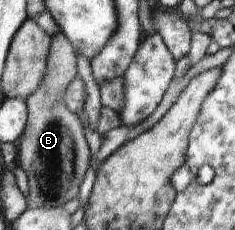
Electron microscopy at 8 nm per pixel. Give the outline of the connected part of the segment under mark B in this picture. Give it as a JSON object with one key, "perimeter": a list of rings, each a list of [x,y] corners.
{"perimeter":[[[60,32],[52,36],[50,51],[46,62],[46,71],[44,72],[39,88],[26,98],[28,108],[28,119],[25,130],[17,142],[18,147],[18,164],[27,172],[29,182],[39,186],[46,198],[49,200],[48,206],[63,207],[66,202],[72,198],[77,198],[79,185],[82,183],[84,174],[91,162],[91,152],[85,140],[83,124],[77,117],[77,114],[71,112],[64,103],[64,94],[67,85],[78,74],[77,52],[67,40],[67,37]]]}

